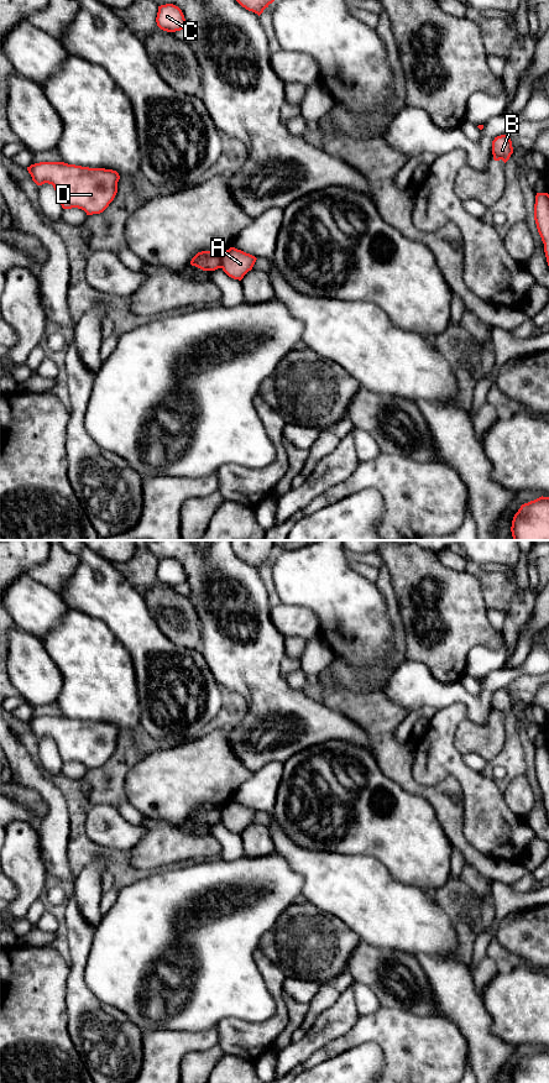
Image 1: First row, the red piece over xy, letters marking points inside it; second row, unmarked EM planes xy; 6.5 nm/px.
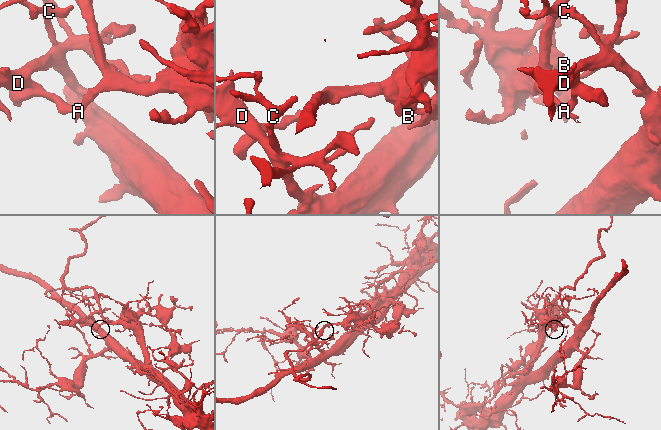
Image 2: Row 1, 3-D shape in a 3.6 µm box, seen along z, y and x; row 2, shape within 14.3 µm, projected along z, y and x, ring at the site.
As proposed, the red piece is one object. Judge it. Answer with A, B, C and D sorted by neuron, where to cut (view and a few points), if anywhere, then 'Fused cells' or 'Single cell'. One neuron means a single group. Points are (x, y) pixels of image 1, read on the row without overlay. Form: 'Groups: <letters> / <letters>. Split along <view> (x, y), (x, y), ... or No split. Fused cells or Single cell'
Groups: A B / C D. Split along xy (223, 809), (220, 821). Fused cells

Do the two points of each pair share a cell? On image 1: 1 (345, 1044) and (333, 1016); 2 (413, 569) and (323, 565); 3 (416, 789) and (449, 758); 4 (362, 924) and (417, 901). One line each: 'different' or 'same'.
1: different
2: different
3: different
4: same

